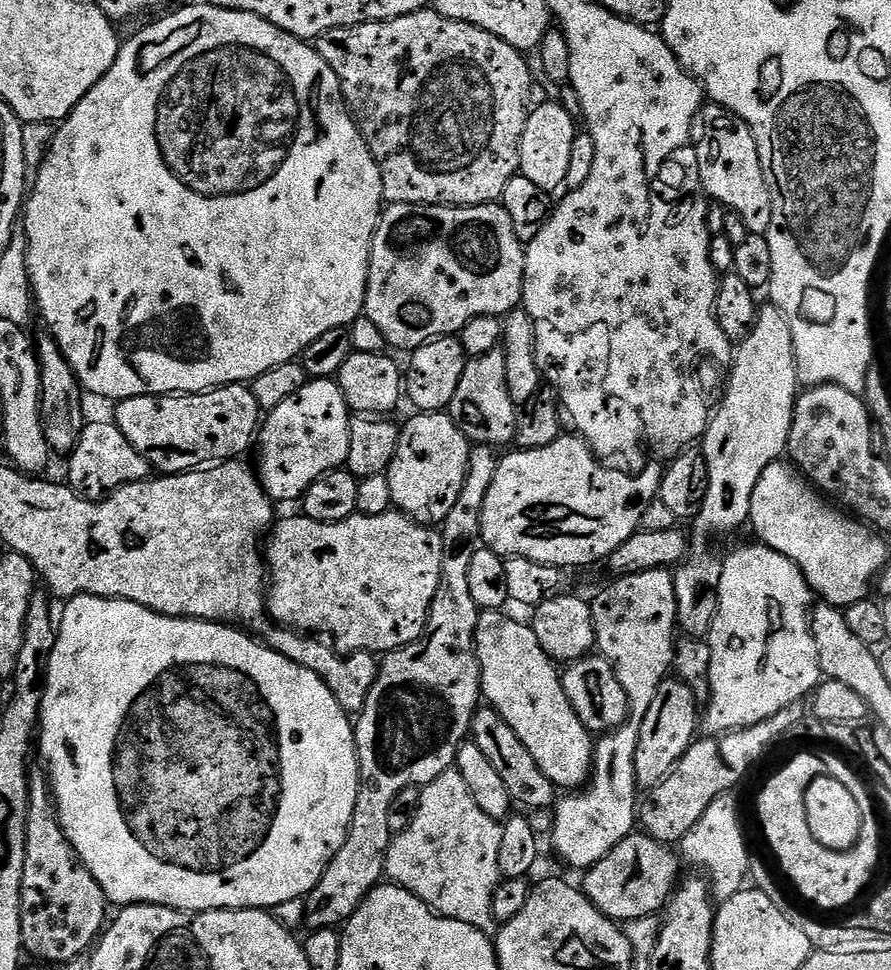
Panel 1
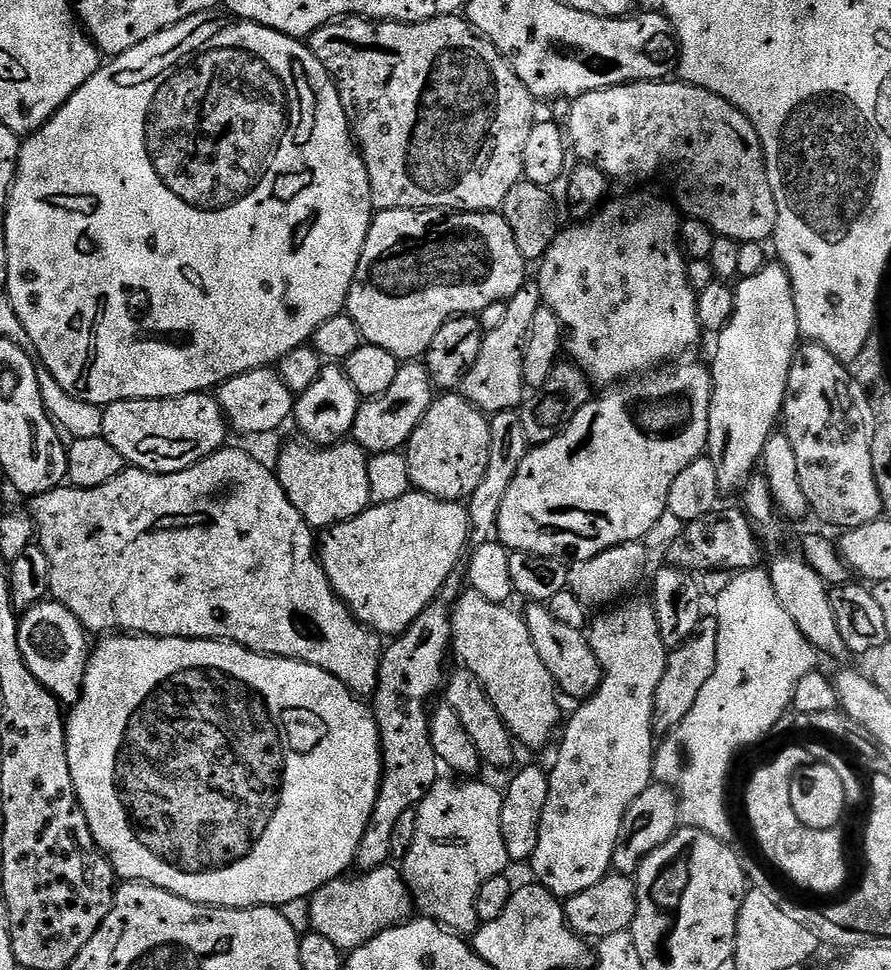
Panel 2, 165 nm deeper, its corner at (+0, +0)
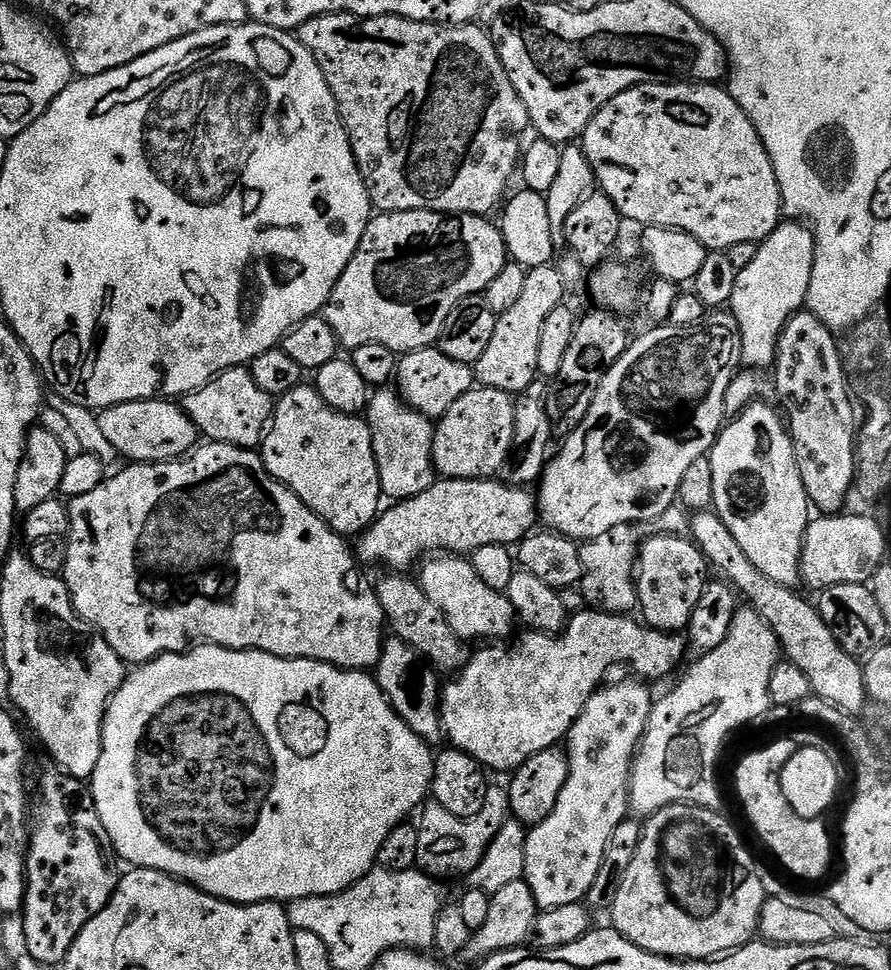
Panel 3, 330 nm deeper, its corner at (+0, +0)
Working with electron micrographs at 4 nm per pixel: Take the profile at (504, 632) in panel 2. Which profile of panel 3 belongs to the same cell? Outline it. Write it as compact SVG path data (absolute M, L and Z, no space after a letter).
M436 554L425 559L419 568L418 582L426 598L430 598L430 602L434 602L442 614L446 614L446 622L450 622L450 630L454 630L459 640L500 642L513 635L512 627L518 624L514 606L505 593L490 590L490 586L478 578L471 559L460 554Z

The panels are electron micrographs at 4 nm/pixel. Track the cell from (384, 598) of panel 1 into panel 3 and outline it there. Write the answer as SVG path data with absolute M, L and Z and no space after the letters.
M496 478L437 479L430 490L381 511L359 537L359 559L368 564L384 563L388 570L408 570L425 554L470 554L482 546L519 545L538 524L538 500L528 492L531 491L527 487L513 486Z

